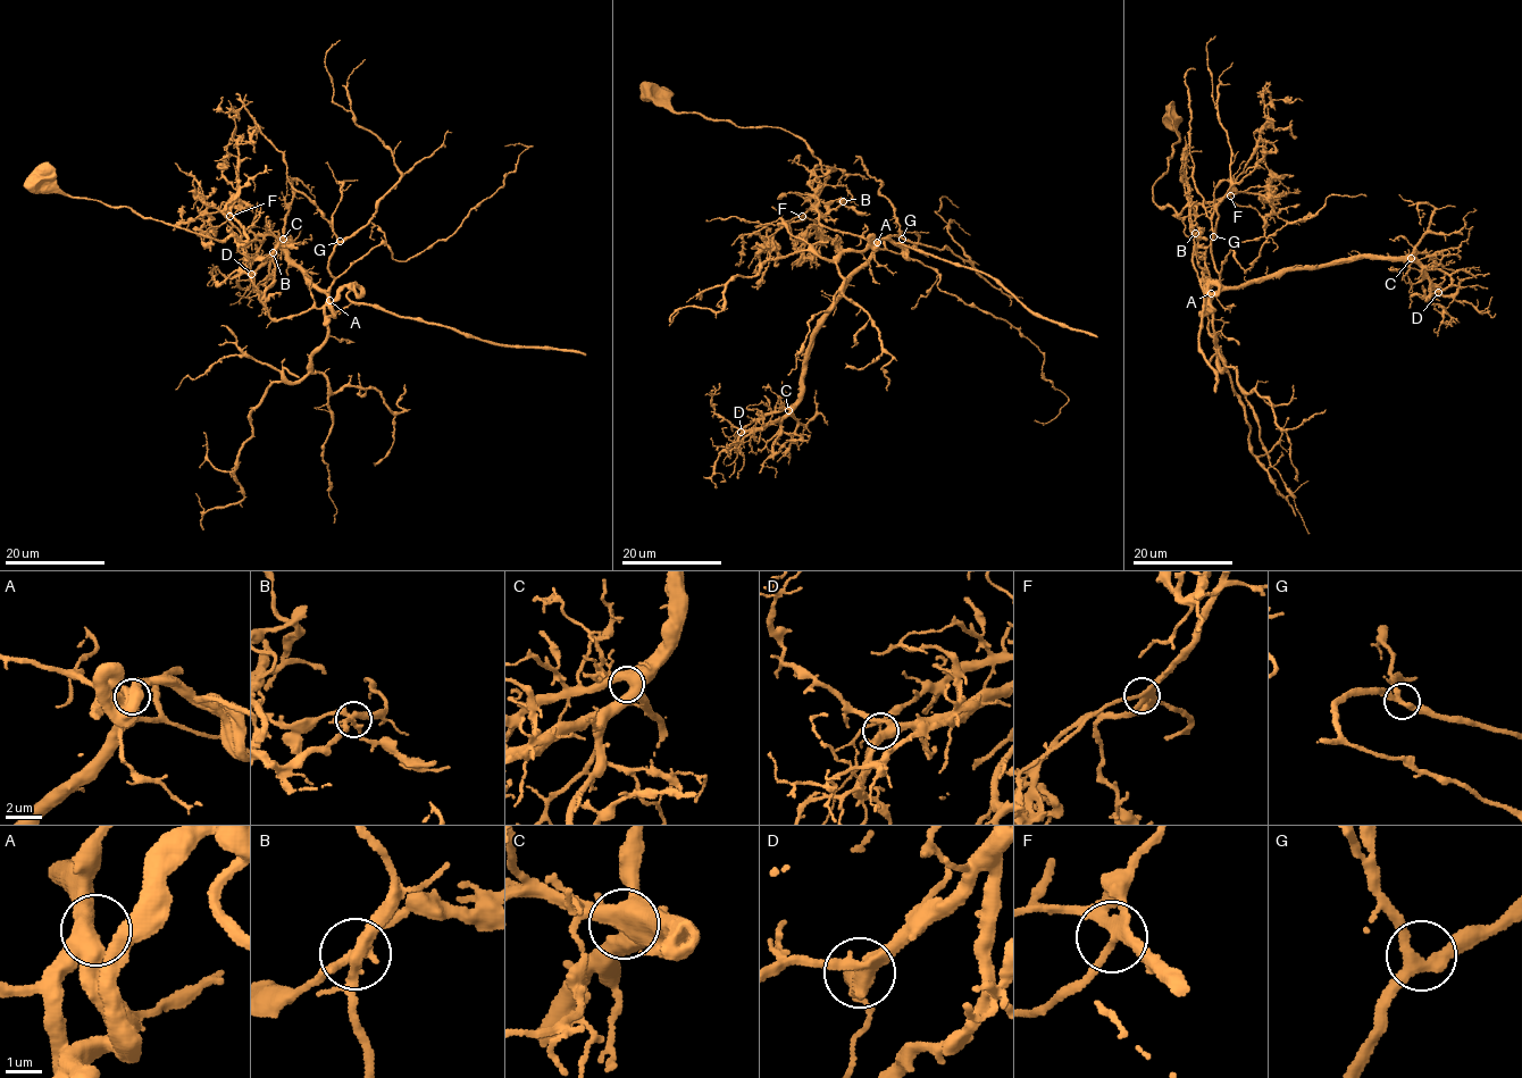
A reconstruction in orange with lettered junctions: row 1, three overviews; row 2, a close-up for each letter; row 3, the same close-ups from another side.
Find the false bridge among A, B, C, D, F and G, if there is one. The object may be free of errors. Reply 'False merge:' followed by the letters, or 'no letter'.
False merge: B

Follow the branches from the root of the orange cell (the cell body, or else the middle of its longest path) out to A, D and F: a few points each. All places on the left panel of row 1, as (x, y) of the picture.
A: (34, 183), (217, 240), (234, 235), (277, 320), (329, 300)
D: (34, 183), (217, 240), (234, 235), (277, 320), (327, 301), (289, 257), (293, 241), (251, 274)
F: (34, 183), (70, 197), (128, 207), (142, 217), (217, 240), (234, 235), (245, 241), (244, 226), (230, 216)

